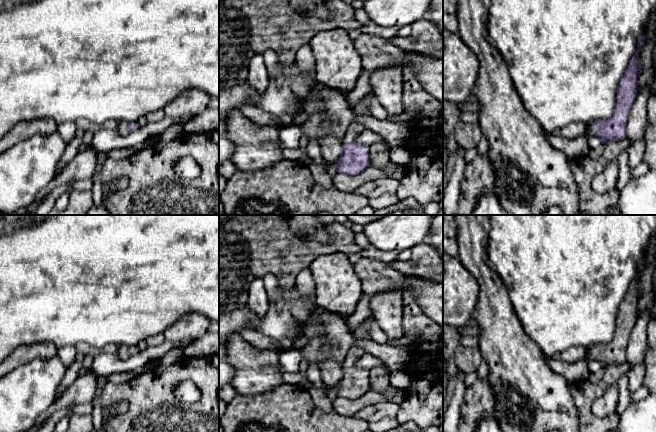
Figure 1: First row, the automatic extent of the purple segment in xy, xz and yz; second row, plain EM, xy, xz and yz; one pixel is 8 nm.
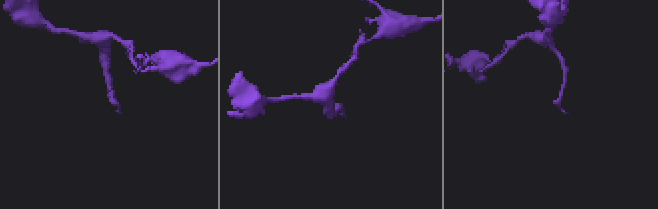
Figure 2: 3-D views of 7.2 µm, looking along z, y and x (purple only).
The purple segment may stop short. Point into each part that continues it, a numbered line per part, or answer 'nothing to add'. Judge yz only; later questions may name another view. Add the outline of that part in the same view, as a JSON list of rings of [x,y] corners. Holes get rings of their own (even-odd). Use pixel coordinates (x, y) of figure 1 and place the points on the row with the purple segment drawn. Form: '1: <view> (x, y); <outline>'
1: yz (591, 131); [[[591,121],[588,123],[588,130],[586,131],[584,135],[582,135],[582,137],[588,139],[589,137],[597,134],[596,129],[594,127],[594,122],[595,121]]]

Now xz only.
1: xz (355, 129); [[[352,123],[348,130],[346,131],[346,134],[343,137],[343,143],[345,145],[349,145],[352,141],[355,141],[355,139],[364,131],[366,130],[366,127],[361,123]]]

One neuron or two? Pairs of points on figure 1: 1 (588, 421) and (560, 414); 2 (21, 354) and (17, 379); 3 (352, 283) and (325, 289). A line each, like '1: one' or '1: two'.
1: two
2: two
3: one

